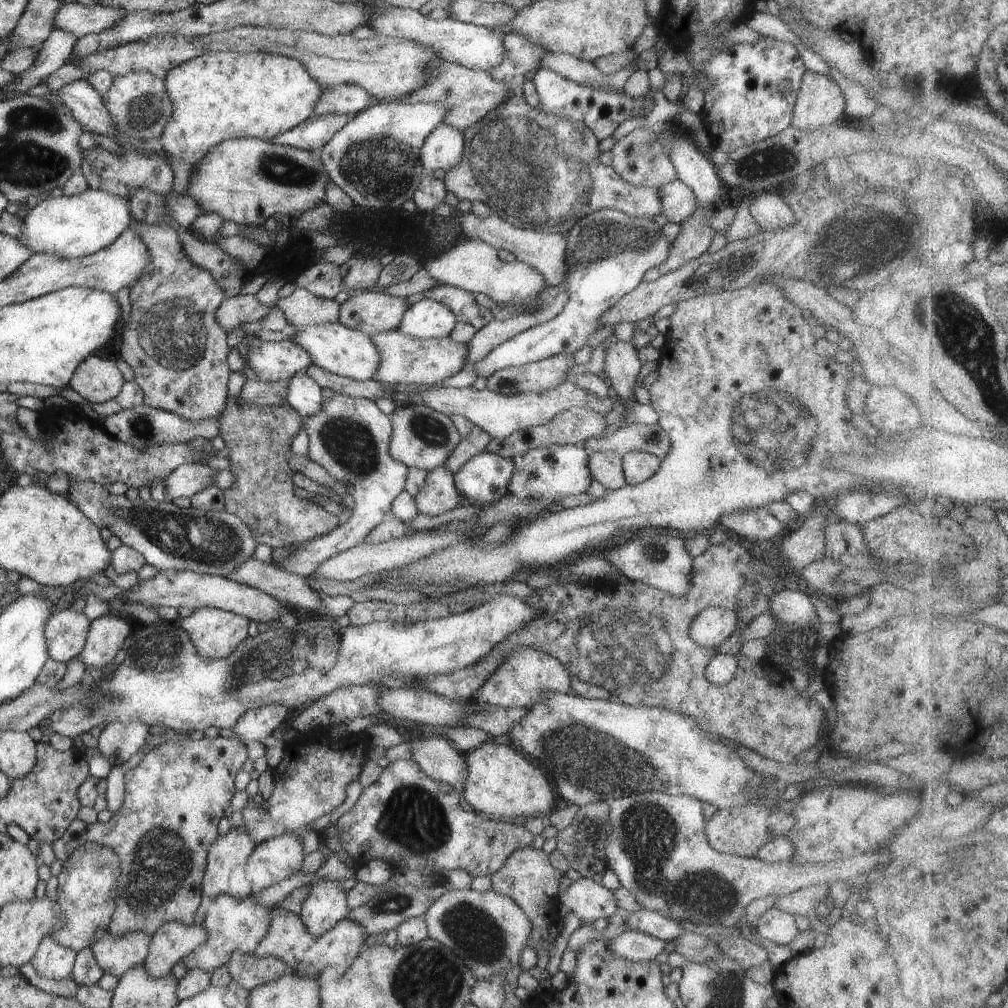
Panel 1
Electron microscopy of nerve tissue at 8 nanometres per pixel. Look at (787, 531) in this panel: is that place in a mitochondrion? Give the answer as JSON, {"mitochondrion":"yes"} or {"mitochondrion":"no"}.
{"mitochondrion":"no"}

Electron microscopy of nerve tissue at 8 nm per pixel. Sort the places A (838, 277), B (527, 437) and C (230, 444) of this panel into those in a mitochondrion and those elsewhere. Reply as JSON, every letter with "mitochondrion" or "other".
{"A":"mitochondrion","B":"other","C":"other"}

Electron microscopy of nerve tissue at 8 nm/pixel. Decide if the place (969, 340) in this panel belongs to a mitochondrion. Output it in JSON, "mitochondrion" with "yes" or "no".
{"mitochondrion":"yes"}

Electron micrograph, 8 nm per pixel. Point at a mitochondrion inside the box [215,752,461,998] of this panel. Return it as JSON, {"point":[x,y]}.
{"point":[414,820]}

